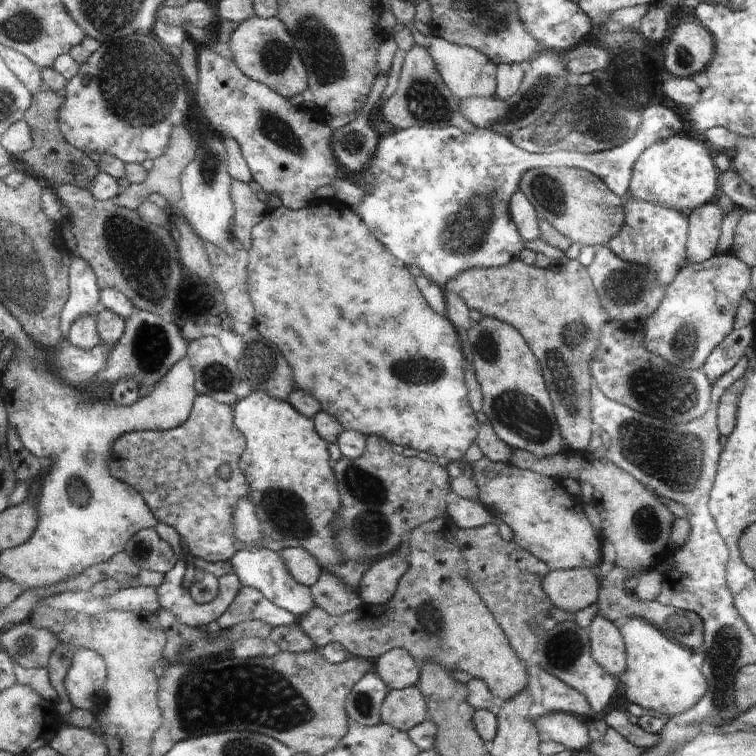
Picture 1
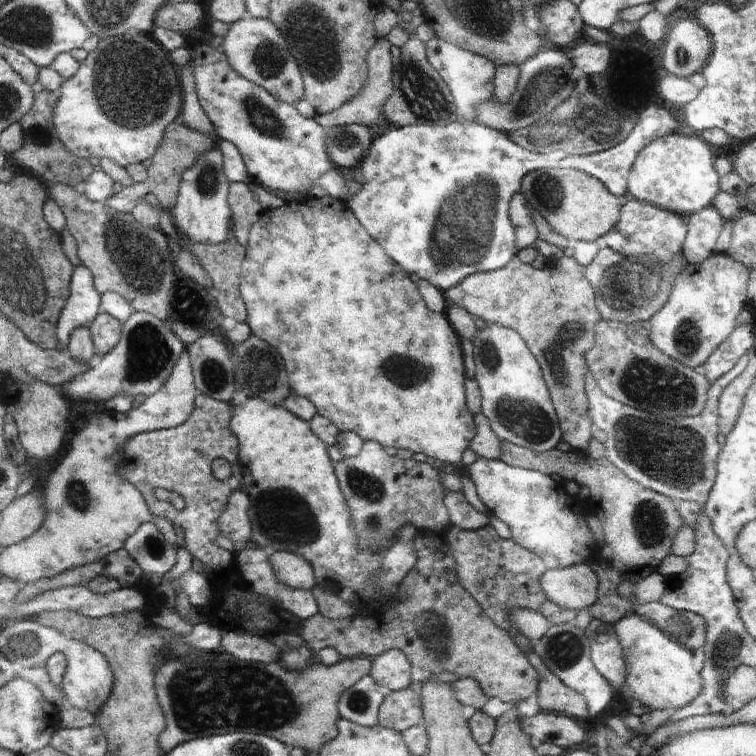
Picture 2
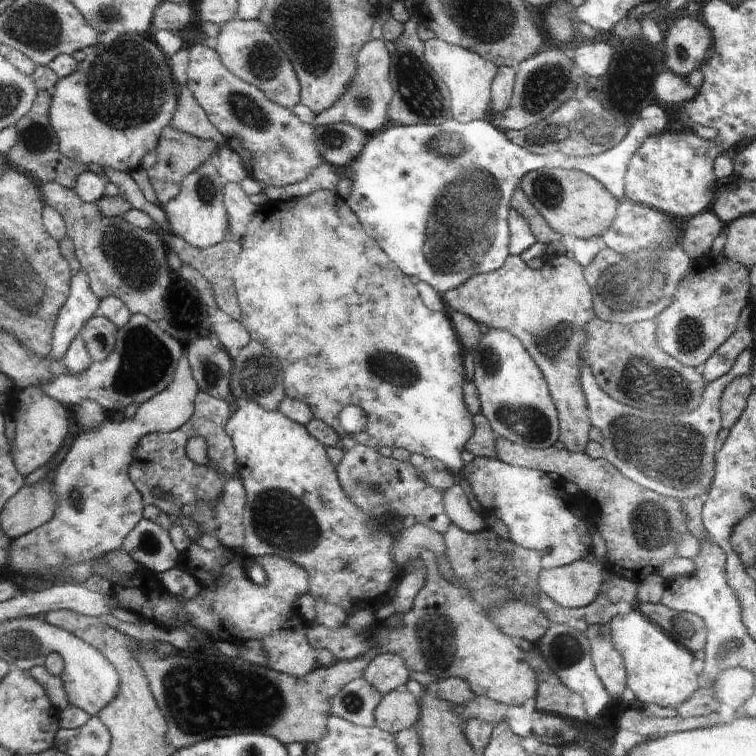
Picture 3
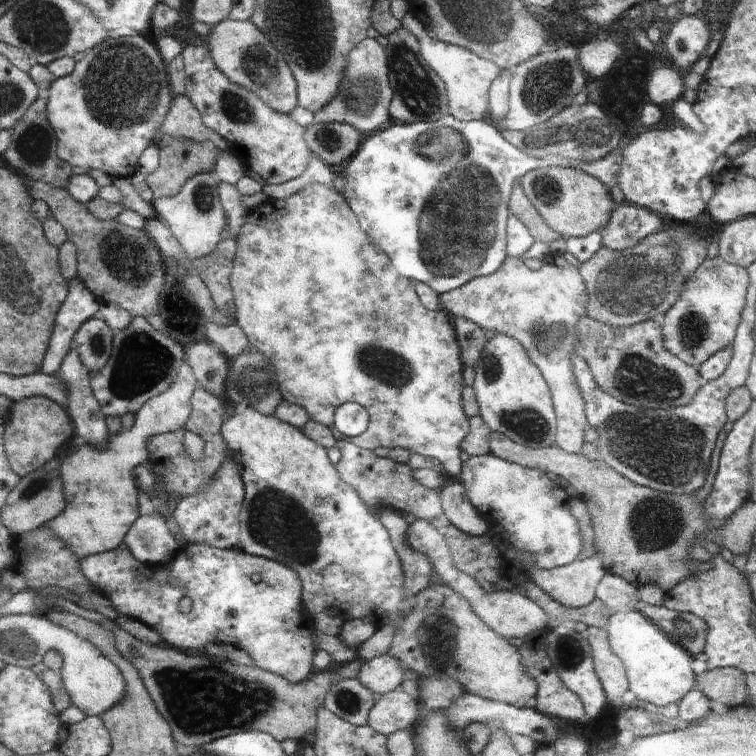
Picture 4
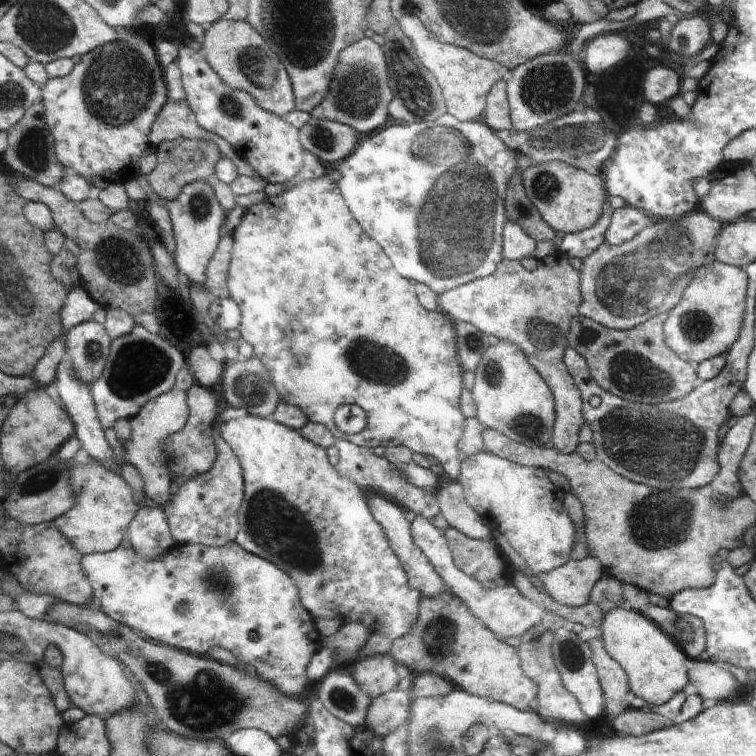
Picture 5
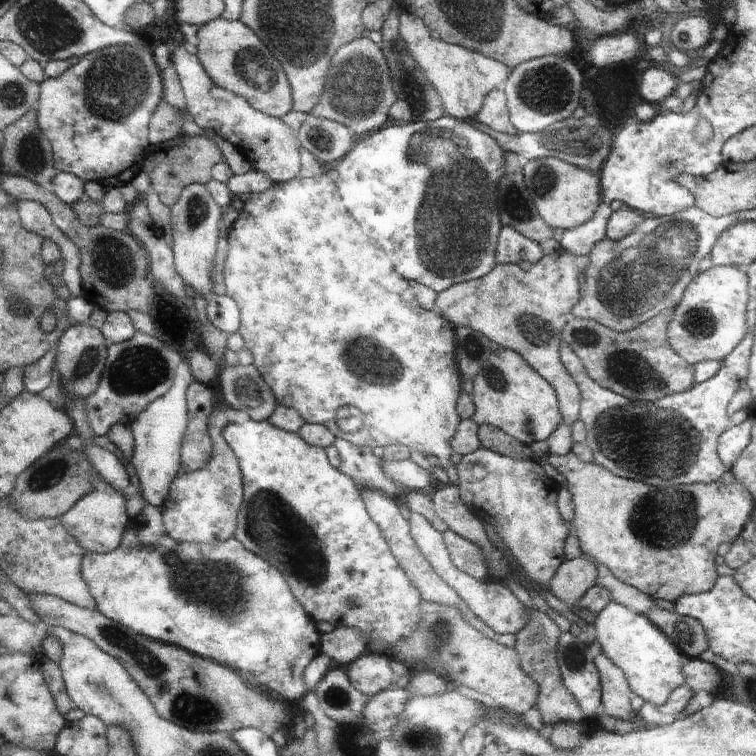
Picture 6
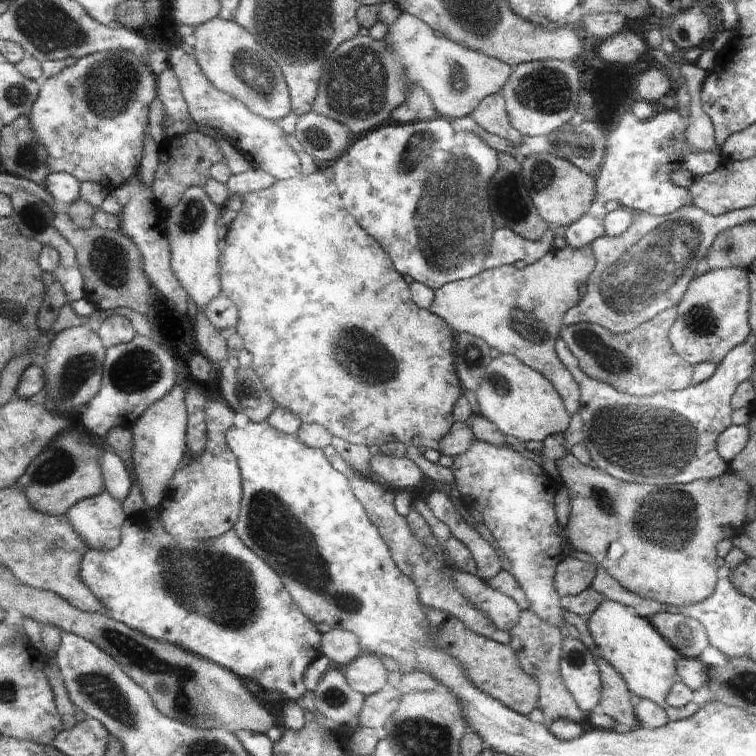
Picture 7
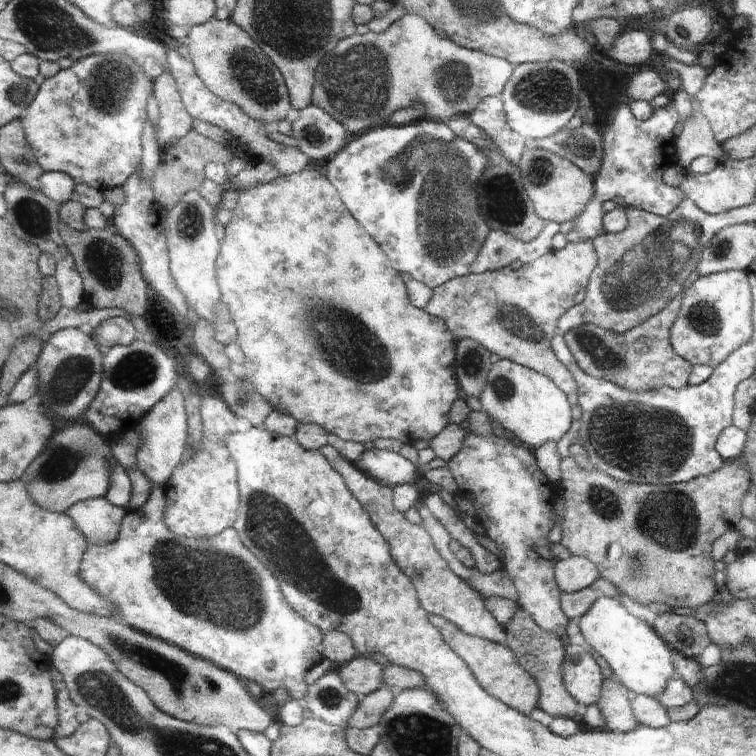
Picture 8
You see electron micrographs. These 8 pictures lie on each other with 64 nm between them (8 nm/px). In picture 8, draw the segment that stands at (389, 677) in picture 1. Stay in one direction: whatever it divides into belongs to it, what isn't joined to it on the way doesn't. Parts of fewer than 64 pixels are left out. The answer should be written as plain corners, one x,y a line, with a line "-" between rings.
357,654
338,671
344,686
359,697
375,693
383,686
383,670
372,658

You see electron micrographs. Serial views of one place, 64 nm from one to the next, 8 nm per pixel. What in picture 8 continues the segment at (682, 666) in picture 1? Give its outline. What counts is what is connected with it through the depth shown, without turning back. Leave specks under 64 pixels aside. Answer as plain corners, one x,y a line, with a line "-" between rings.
606,596
596,598
588,612
580,618
579,626
588,645
606,660
610,670
631,696
640,694
658,699
668,682
674,679
674,652
644,620
634,618
620,602

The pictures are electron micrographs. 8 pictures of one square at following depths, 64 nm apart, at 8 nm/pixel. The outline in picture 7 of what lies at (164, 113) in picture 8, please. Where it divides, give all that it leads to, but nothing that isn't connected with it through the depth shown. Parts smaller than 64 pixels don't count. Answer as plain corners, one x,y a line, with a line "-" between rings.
169,66
160,76
159,98
166,106
166,126
169,138
184,135
195,127
191,114
187,110
187,102
183,98
179,78

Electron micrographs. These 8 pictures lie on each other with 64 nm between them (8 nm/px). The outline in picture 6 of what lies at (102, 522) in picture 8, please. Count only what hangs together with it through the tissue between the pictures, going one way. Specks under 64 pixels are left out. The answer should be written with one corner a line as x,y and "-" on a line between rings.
101,478
96,482
96,490
86,498
82,498
70,512
62,517
62,522
78,538
78,542
86,548
87,553
113,552
123,546
124,534
134,524
128,514
128,497
124,492
120,492
120,488

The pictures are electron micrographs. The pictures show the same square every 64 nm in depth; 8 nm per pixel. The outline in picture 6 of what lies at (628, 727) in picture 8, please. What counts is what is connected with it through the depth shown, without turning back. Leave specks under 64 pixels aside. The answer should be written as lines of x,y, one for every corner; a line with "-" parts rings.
598,649
596,666
600,670
600,679
603,680
603,704
602,713
618,720
632,720
635,713
631,708
633,693
628,682
622,674
622,670
606,658

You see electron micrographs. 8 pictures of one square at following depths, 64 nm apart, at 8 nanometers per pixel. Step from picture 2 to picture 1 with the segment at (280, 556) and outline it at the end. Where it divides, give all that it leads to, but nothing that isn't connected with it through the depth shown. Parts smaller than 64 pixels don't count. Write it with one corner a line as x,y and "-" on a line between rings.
286,547
279,552
292,573
292,576
302,584
309,587
315,584
322,576
321,562
304,547

